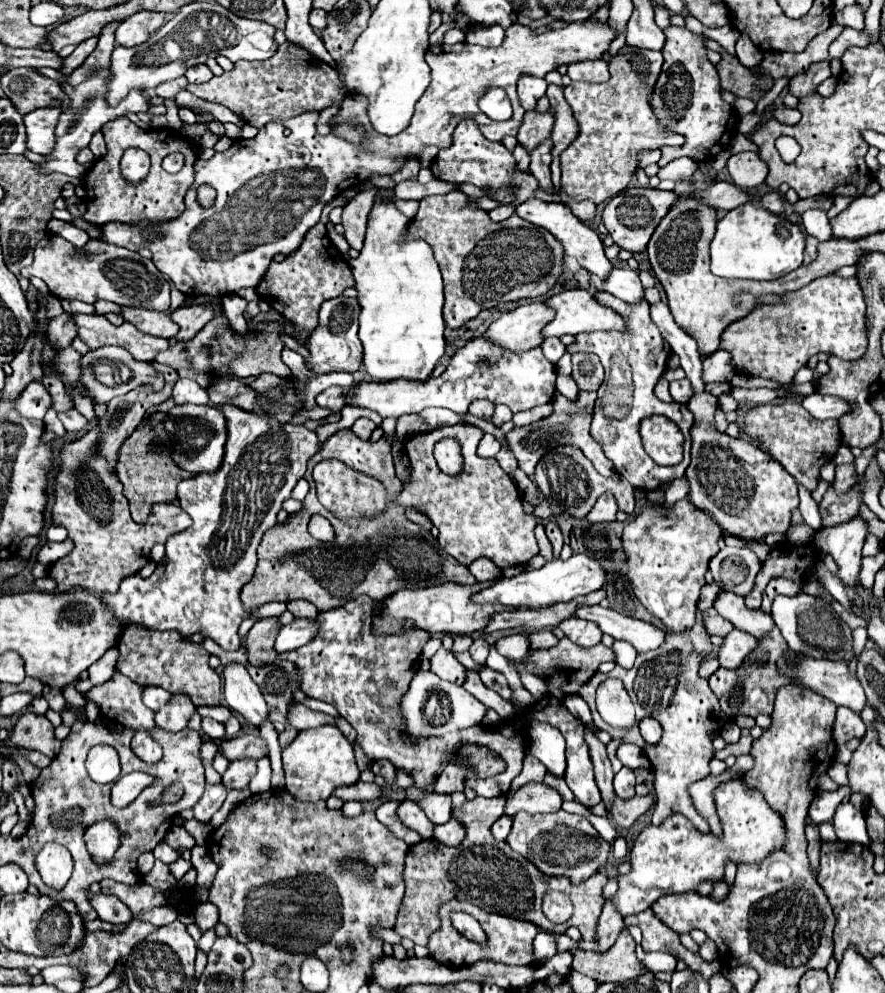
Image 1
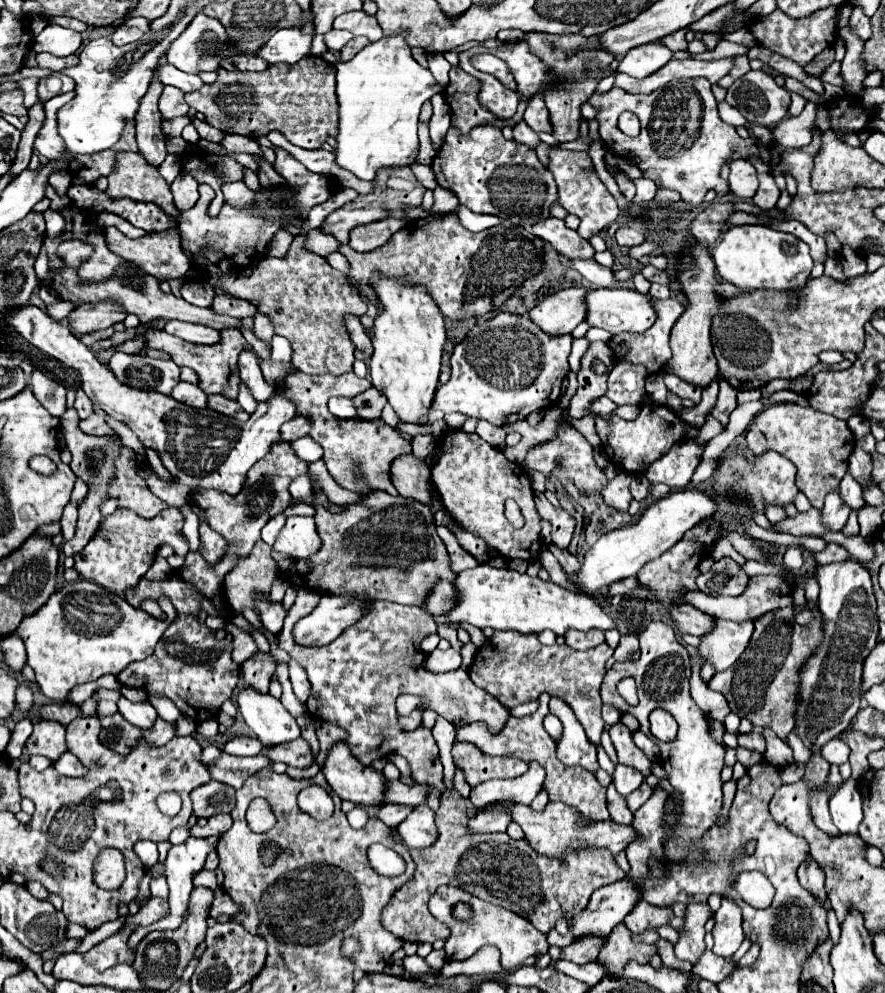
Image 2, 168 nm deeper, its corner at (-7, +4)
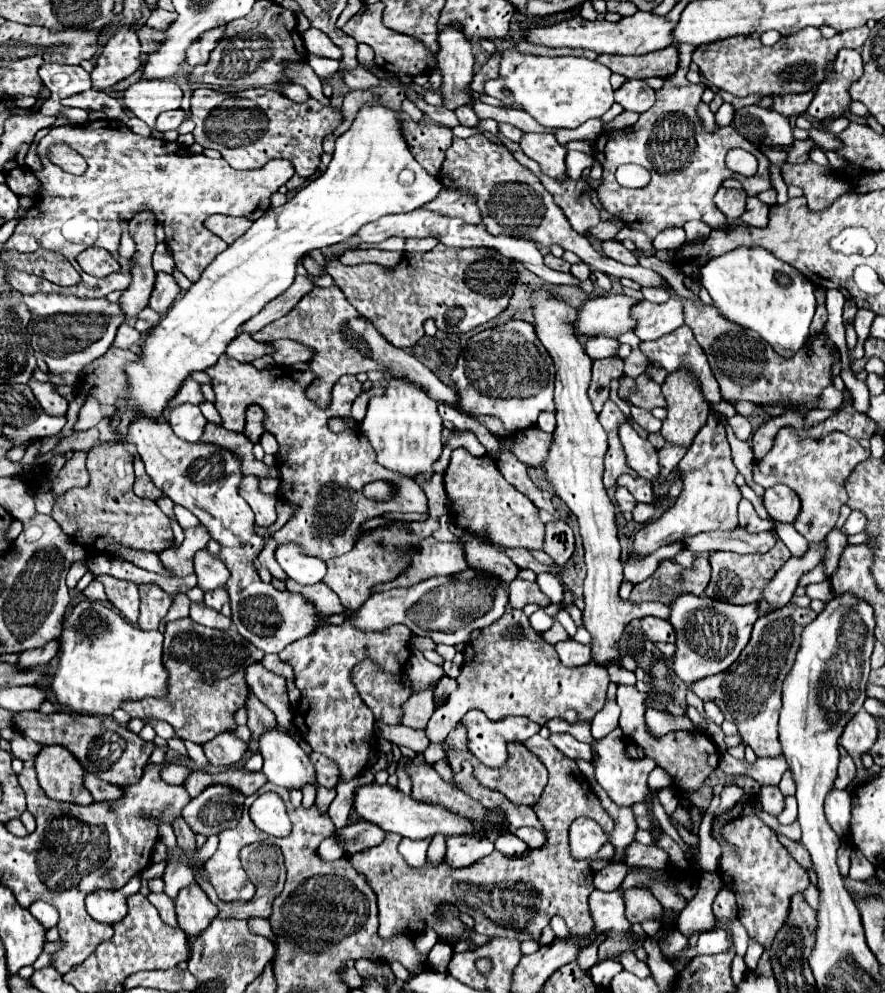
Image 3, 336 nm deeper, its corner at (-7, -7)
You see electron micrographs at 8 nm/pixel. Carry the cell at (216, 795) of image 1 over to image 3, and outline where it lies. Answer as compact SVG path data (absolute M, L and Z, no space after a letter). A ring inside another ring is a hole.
M210 785L182 811L182 819L194 833L218 835L228 827L236 827L242 815L244 795L230 785Z

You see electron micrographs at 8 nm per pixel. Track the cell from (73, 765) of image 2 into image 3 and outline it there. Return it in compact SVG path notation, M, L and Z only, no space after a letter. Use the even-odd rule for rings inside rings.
M86 773L84 783L86 783L88 791L92 793L94 801L114 801L114 799L120 799L120 795L122 795L122 791L118 787L104 783L98 775L92 775L92 773Z

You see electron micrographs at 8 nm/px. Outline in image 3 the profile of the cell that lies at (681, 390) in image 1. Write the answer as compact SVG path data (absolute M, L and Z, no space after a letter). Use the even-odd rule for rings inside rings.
M640 373L636 379L622 375L618 385L618 397L646 411L652 411L654 407L666 407L660 385L654 383L648 373Z

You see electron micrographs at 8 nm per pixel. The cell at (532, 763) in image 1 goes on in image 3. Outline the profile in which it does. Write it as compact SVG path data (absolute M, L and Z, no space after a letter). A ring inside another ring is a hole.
M520 827L520 829L516 829L516 835L522 841L526 841L530 849L542 849L546 843L546 837L538 829L532 829L532 827Z

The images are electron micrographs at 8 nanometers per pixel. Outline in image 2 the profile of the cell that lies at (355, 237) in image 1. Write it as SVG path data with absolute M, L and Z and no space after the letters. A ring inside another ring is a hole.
M392 214L372 222L372 224L362 224L360 228L354 228L350 232L350 246L358 252L368 252L374 248L380 248L382 244L386 244L402 226L406 224L404 218L394 218Z

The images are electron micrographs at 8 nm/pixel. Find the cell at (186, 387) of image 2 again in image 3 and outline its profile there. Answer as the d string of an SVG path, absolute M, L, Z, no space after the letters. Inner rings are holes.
M180 405L180 407L174 407L168 415L168 423L172 427L172 431L184 439L184 441L190 441L190 443L196 443L200 441L200 435L204 431L204 415L200 411L200 407L196 405Z

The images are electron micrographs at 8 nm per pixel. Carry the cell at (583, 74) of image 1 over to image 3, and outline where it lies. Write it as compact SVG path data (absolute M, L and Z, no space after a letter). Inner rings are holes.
M682 45L678 49L678 71L664 81L662 89L656 93L656 103L652 109L640 115L634 127L626 127L622 131L602 133L594 143L594 159L602 165L602 185L596 189L604 209L616 217L620 217L630 229L642 231L648 235L650 241L668 229L668 227L682 227L692 219L704 221L710 229L730 229L726 227L726 217L712 205L712 197L722 185L724 179L738 179L748 195L760 193L770 189L770 175L768 167L770 161L762 157L756 149L758 159L758 173L754 177L742 177L732 173L724 165L724 157L730 149L750 149L750 143L738 135L736 129L716 129L714 133L706 133L696 117L696 105L701 103L701 97L706 85L690 85L686 75L692 61L692 51L696 47ZM654 111L668 111L666 115L654 115ZM634 163L642 165L650 171L652 179L644 189L626 189L620 187L614 179L614 173L620 165Z

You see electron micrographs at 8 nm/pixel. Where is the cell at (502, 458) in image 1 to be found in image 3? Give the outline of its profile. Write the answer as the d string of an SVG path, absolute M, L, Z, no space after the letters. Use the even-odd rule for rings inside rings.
M502 453L496 459L496 465L498 465L500 473L504 475L504 479L508 483L512 483L522 495L526 495L538 509L546 509L546 511L554 513L554 507L552 507L550 499L542 497L542 493L530 481L530 477L527 474L527 466L524 463L520 463L512 453Z

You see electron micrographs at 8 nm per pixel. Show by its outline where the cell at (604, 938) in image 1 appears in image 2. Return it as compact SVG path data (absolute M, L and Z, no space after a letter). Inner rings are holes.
M582 936L574 944L564 948L564 960L570 960L574 964L588 964L598 958L600 946L604 946L604 940L608 936Z

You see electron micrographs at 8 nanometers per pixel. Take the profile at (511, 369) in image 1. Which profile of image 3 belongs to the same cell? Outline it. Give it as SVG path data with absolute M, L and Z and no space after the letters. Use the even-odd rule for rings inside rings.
M508 321L472 335L458 357L452 381L458 387L462 411L498 417L512 433L534 427L542 411L554 411L552 359L526 321Z

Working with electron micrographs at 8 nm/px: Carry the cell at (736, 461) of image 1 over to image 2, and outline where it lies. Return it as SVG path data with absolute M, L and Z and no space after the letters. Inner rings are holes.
M768 450L760 456L742 456L738 452L728 454L726 458L718 458L716 462L716 470L714 470L714 494L720 500L732 500L738 504L738 508L746 514L734 514L734 522L742 524L744 518L750 516L750 512L754 514L764 514L766 506L780 506L786 508L788 504L794 504L796 496L798 496L798 488L796 488L796 468L780 454Z

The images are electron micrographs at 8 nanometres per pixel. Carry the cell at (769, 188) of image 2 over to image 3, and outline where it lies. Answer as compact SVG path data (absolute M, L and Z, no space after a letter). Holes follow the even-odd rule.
M748 197L746 199L746 211L740 217L740 221L744 225L750 225L750 227L766 227L766 223L768 223L768 209L770 209L768 205L760 203L754 197Z

